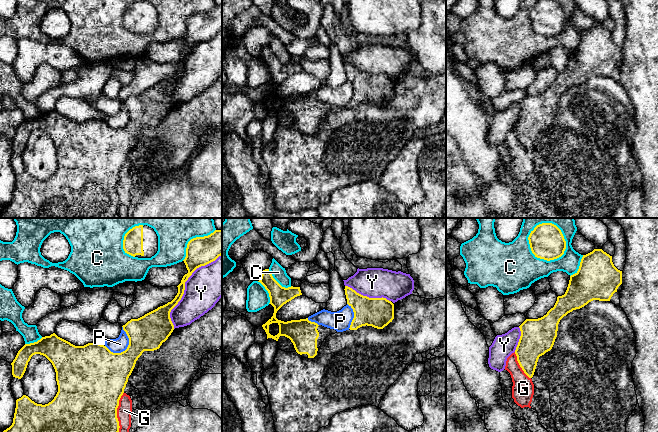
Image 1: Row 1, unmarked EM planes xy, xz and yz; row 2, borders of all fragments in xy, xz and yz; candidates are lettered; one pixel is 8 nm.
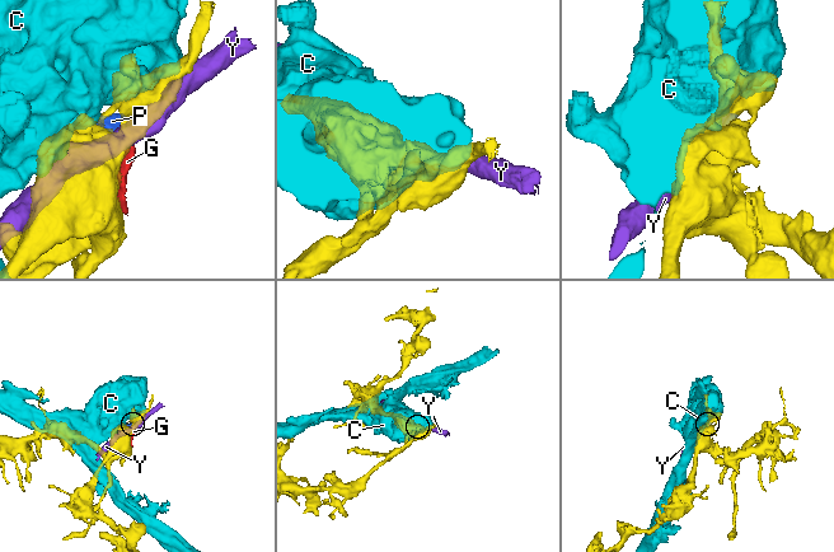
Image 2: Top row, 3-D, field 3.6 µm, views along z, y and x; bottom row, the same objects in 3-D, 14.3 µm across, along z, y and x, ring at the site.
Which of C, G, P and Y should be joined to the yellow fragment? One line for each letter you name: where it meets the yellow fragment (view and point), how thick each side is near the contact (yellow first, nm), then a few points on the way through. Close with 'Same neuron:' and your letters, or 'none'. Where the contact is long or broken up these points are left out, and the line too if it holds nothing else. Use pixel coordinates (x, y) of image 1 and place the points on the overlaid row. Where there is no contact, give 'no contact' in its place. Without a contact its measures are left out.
Same neuron: none

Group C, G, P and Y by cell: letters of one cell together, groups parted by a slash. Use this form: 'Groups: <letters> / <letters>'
Groups: C / G P / Y

